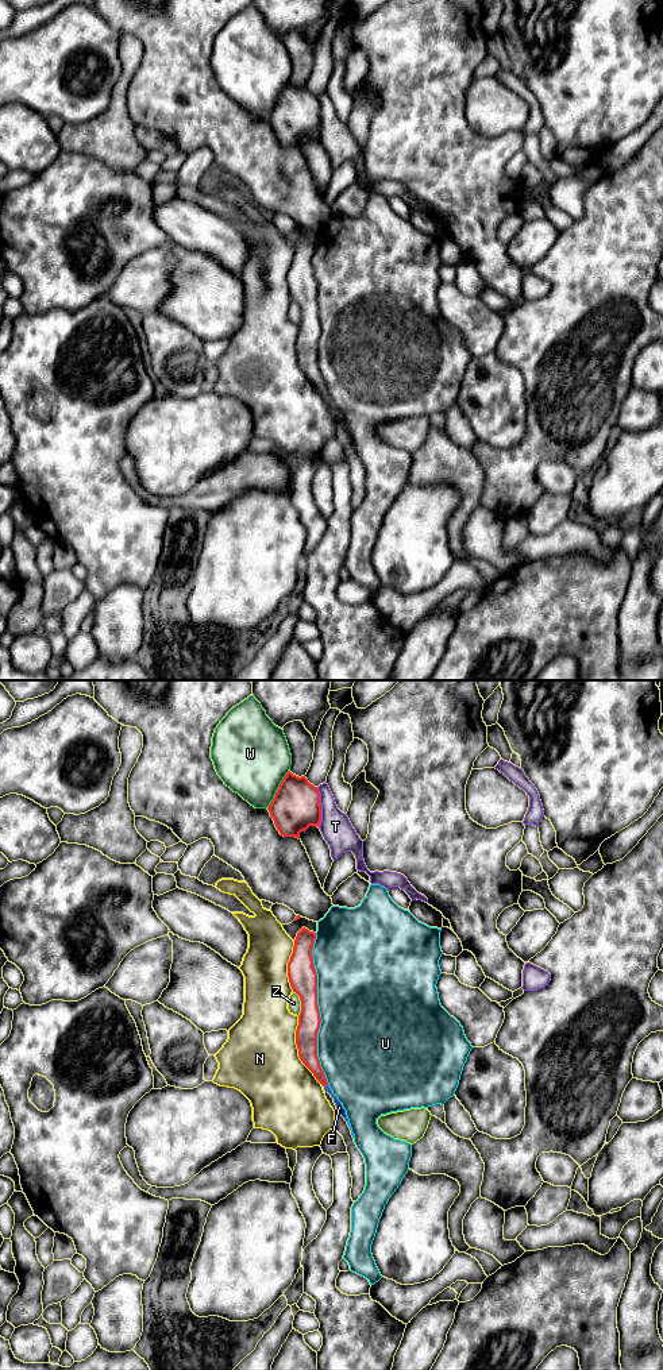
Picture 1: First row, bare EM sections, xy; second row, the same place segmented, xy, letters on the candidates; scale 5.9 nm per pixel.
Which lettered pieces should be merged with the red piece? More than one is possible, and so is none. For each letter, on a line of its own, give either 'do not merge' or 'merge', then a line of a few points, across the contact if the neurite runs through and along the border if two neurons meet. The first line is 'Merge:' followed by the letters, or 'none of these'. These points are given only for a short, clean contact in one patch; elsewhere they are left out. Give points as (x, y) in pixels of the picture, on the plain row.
Merge: F
F: merge; line xy (308, 357), (308, 365), (326, 394), (339, 416)
N: do not merge
T: do not merge
U: do not merge
W: do not merge
Z: do not merge

